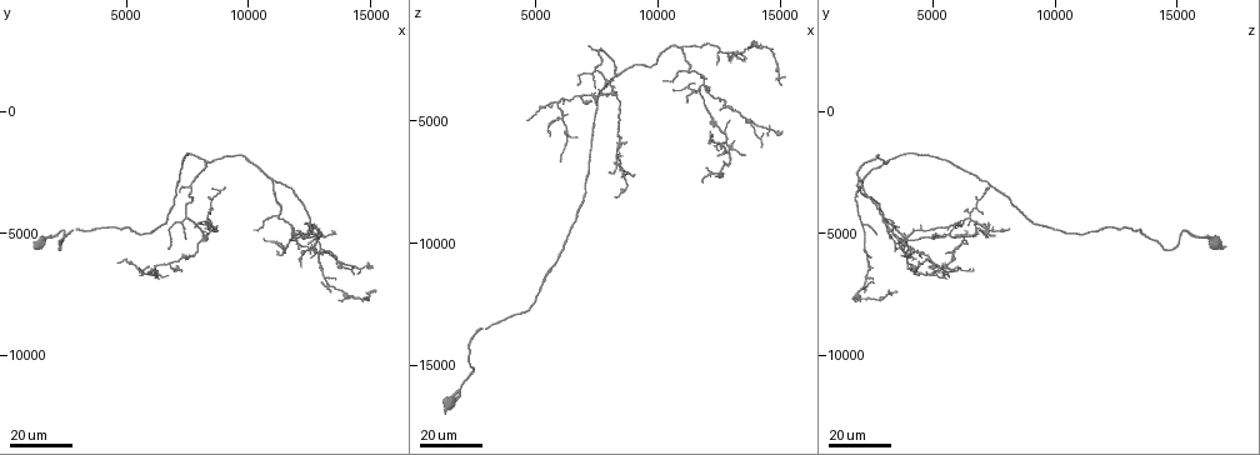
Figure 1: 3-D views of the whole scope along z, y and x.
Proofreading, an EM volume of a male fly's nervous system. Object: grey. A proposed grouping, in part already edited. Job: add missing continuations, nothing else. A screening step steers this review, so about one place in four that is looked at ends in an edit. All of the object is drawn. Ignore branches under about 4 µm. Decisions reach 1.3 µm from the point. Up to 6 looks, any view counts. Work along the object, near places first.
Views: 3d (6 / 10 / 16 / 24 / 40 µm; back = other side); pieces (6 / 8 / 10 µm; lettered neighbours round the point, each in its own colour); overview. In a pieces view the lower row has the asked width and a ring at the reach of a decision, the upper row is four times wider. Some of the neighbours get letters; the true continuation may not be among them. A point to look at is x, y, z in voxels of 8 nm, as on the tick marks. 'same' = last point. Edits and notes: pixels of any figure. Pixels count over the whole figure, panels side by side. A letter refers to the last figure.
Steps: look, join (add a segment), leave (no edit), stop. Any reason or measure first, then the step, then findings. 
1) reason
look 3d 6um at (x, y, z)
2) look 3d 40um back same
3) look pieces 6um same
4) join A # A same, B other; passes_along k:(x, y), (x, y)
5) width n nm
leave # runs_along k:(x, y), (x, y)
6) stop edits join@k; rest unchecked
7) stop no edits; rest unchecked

branch stops here
look 3d 16um at (7200, 3300, 1900)

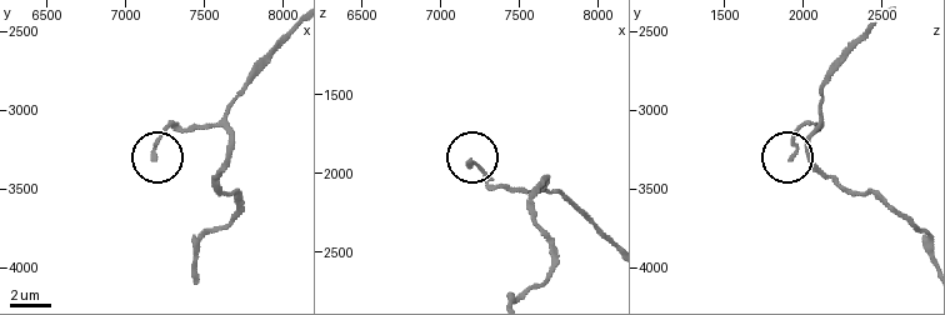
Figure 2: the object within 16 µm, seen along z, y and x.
look pieces 8um at (7200, 3320, 1920)

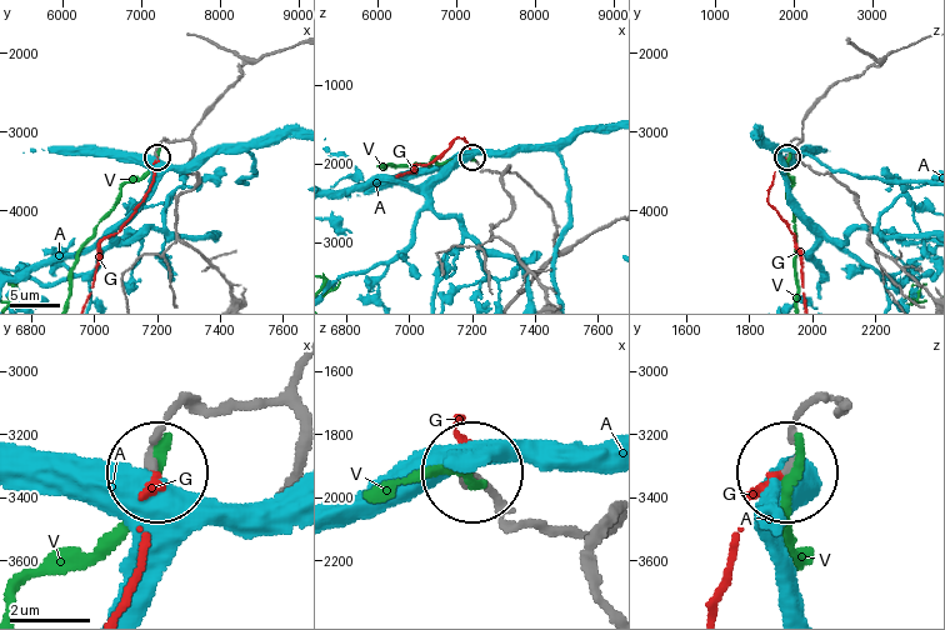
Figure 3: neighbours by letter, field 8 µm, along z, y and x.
join G # A other, G same, V other; passes_along 3:(171, 139), (155, 151), (144, 200), (100, 245), (90, 291); it goes on there

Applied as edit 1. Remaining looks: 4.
redraw
look overview

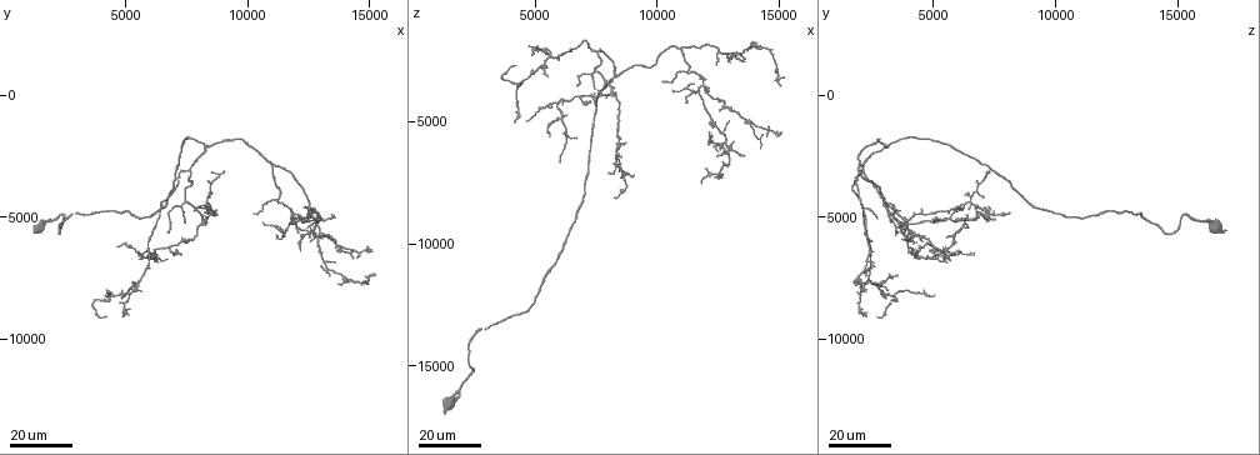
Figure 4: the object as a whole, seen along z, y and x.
look 3d 16um at (4700, 6300, 5000)

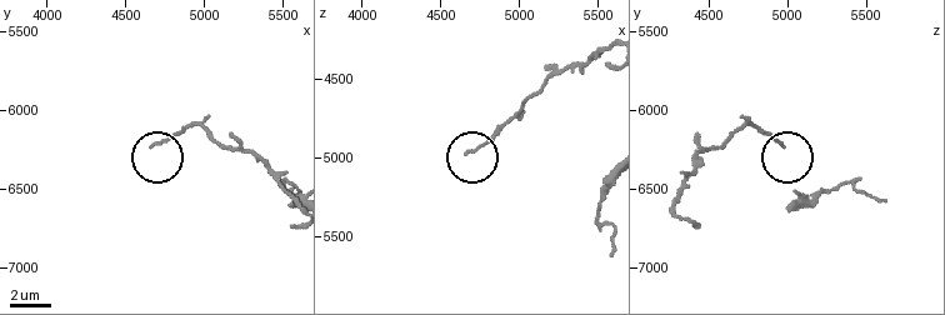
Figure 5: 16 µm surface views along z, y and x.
what lies round it
look pieces 6um at (4680, 6220, 4960)

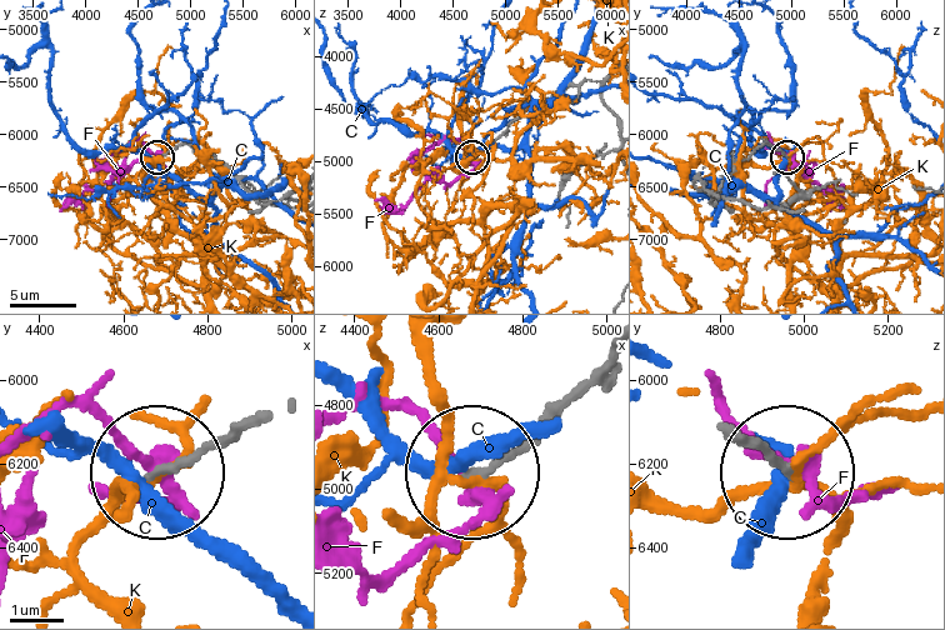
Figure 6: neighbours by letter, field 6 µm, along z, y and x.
width 130 nm
leave # C other, F other, K other; runs_along 6:(698, 178), (713, 203), (735, 161), (765, 144), (785, 158); no lettered segment goes on from it

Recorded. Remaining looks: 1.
stop edits join@3; rest unchecked

